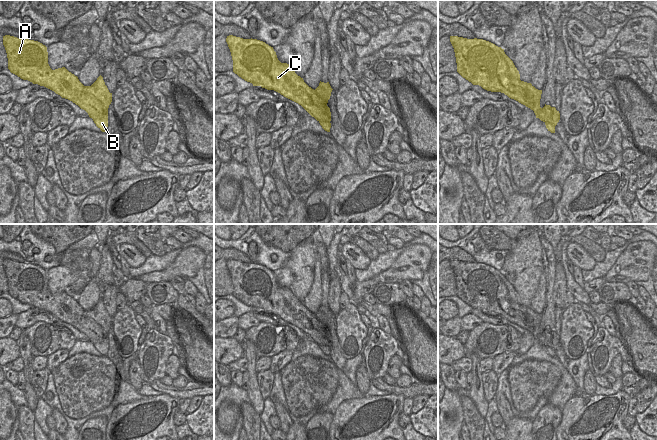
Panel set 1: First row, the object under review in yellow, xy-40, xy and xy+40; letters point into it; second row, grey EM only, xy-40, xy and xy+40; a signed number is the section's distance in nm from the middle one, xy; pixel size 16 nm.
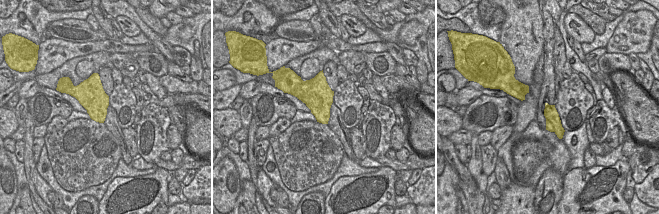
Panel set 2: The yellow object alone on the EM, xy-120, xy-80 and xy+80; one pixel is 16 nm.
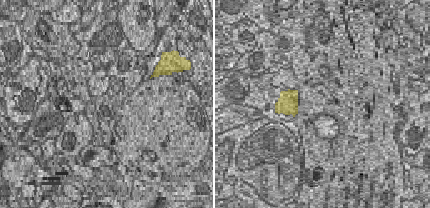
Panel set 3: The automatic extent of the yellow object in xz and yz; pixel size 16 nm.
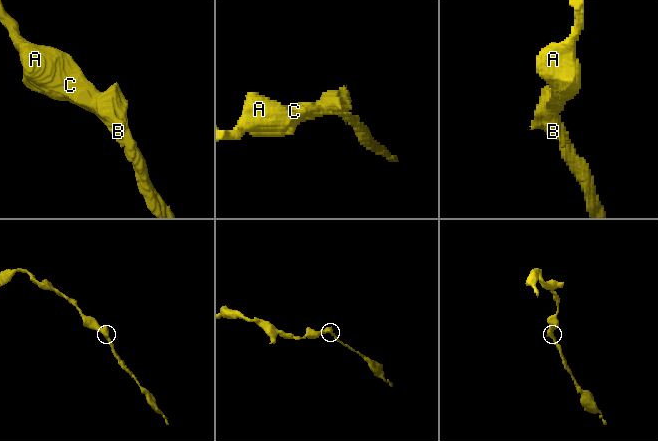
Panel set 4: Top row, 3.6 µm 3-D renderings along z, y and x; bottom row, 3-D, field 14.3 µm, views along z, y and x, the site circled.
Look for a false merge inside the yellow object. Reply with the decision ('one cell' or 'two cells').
two cells

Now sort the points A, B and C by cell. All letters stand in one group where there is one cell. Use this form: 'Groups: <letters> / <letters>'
Groups: A C / B

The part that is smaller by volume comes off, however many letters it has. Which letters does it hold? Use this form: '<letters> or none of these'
B

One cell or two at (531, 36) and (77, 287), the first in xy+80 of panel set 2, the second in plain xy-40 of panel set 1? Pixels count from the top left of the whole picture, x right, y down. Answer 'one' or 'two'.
one

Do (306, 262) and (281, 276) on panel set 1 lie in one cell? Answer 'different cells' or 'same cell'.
different cells

